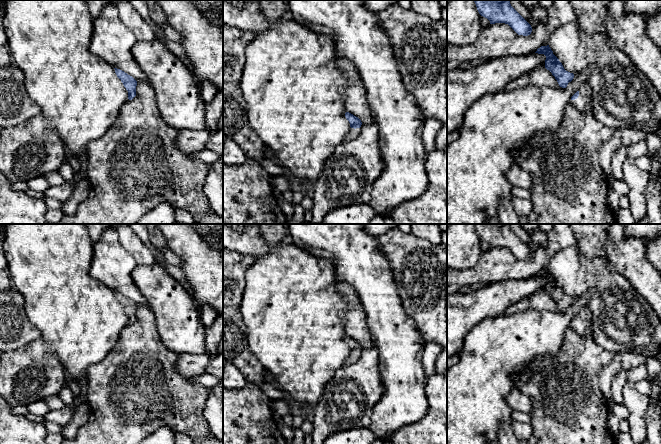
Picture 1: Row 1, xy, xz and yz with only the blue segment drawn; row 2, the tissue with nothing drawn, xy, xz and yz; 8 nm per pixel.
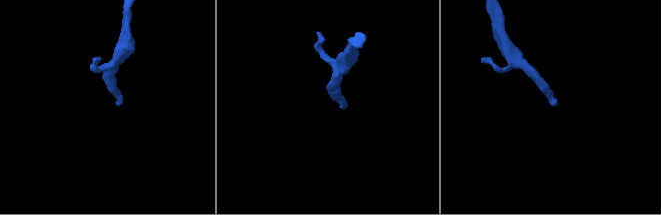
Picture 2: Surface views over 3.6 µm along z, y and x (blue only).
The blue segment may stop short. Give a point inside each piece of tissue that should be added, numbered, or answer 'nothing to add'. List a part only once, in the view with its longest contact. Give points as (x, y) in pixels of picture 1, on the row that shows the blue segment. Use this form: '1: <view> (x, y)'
1: yz (581, 103)

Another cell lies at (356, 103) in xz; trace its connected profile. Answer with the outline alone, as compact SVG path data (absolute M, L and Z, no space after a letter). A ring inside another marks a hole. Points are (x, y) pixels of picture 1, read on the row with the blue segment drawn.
M338 58L336 64L347 80L347 90L345 94L345 107L347 112L358 117L362 124L375 123L357 68L349 60L343 58Z

